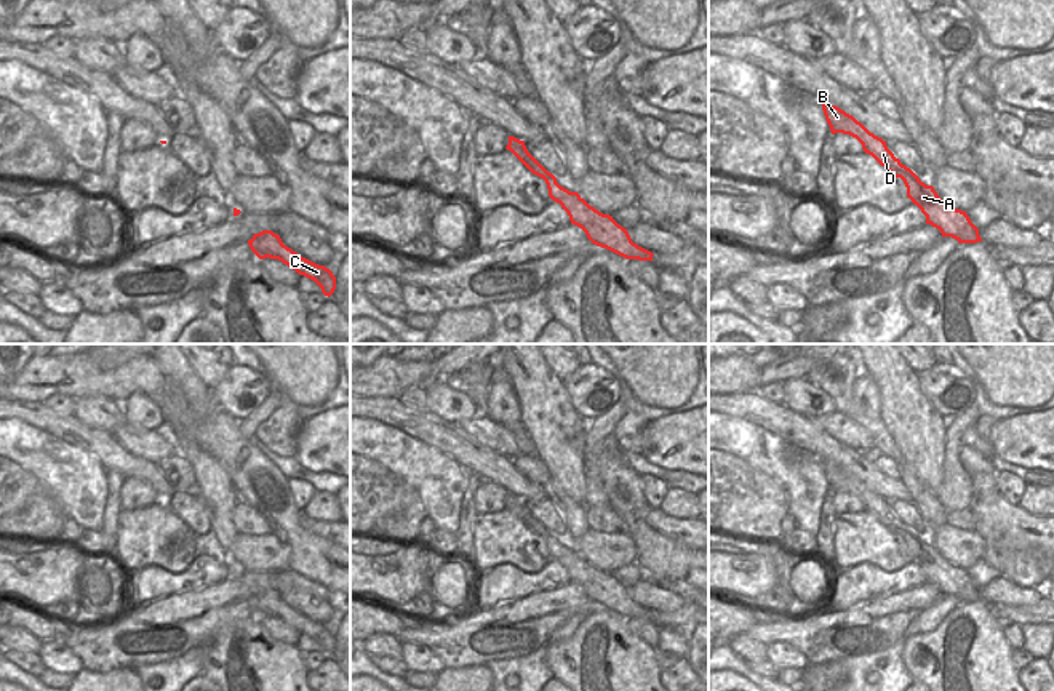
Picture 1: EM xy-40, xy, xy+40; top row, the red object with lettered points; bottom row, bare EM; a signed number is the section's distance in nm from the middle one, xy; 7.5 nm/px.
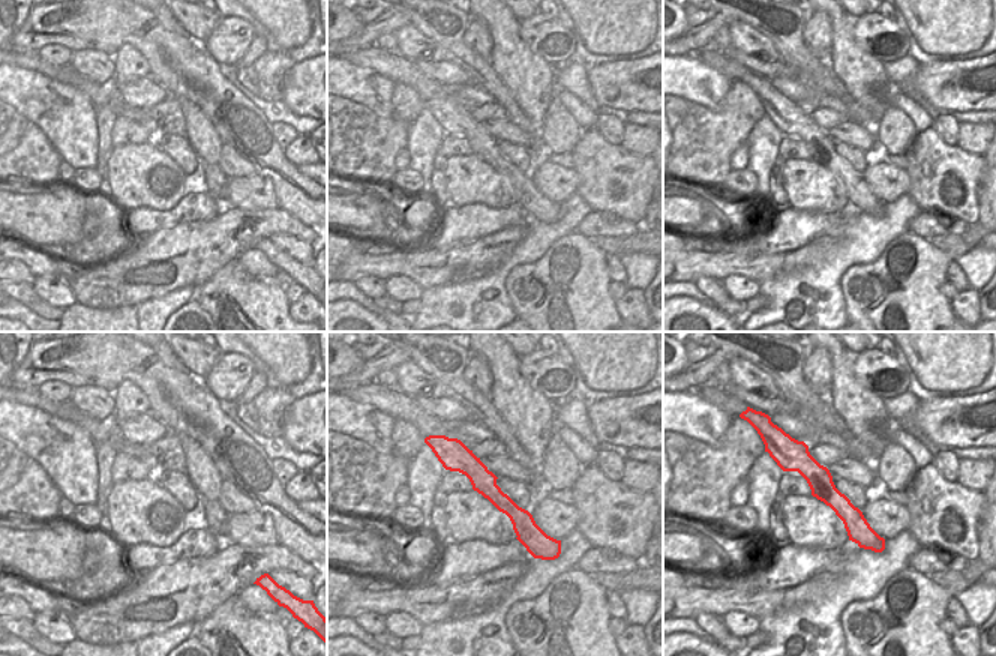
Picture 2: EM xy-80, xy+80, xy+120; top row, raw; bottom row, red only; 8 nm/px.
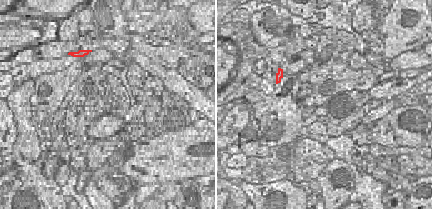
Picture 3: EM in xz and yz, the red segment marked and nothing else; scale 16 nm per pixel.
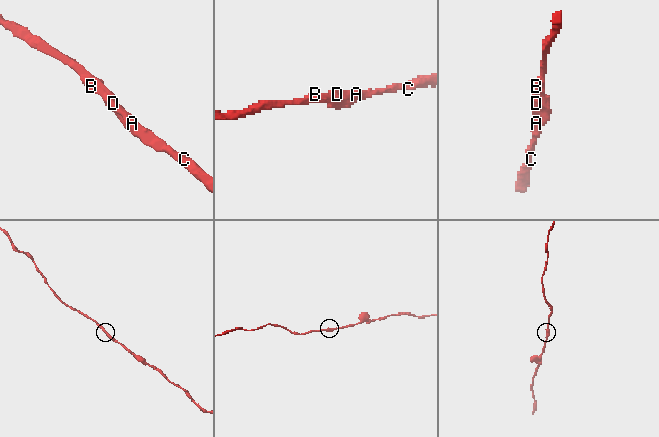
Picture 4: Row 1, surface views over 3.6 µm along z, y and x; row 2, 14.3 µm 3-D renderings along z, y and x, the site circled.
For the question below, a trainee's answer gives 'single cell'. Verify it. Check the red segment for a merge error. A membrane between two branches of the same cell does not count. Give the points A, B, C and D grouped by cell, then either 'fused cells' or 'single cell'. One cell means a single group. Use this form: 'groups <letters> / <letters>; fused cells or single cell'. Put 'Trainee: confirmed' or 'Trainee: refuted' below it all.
groups A B C D; single cell
Trainee: confirmed

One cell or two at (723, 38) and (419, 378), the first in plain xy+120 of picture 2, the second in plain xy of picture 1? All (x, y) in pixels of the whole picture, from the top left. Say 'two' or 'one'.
two

